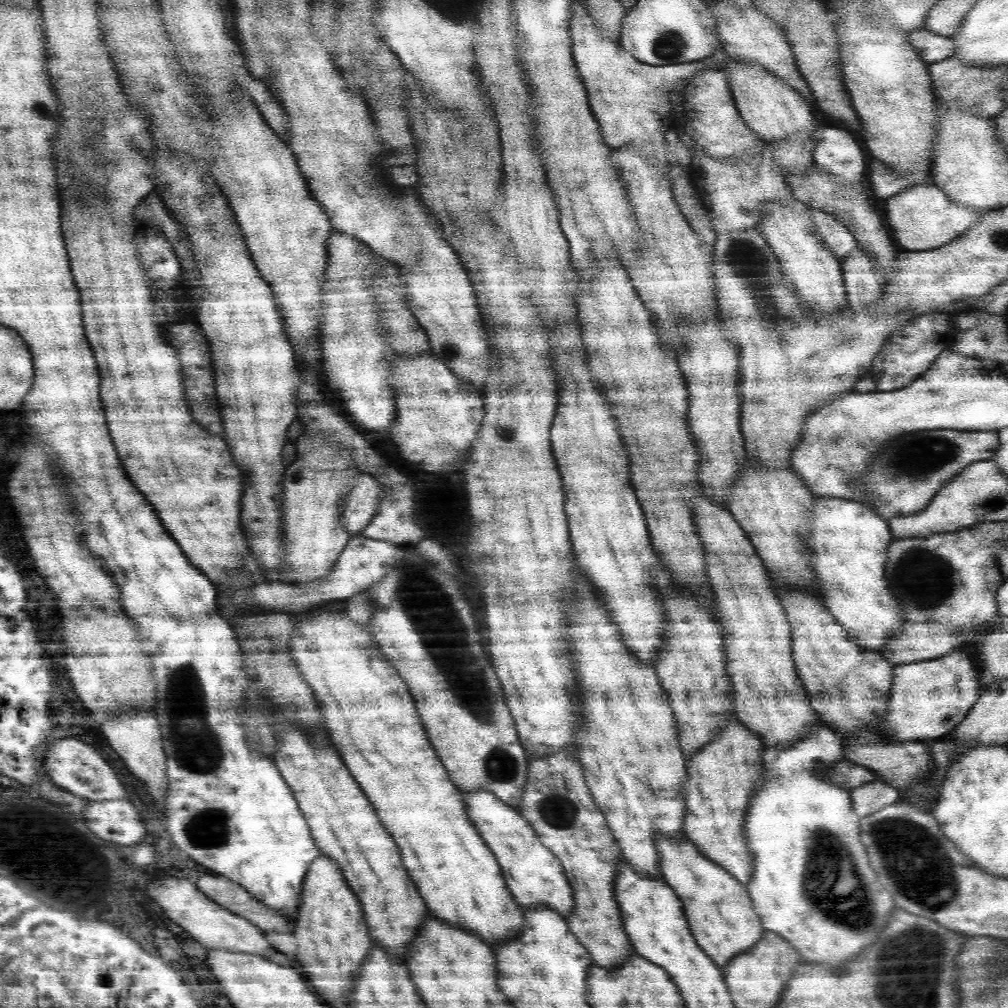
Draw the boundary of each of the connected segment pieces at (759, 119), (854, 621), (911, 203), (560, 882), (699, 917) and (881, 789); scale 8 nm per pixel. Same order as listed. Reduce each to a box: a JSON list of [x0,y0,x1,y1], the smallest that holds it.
[[722,58,813,143],[809,496,907,656],[884,185,987,250],[465,793,576,921],[654,836,765,968],[850,781,900,818]]

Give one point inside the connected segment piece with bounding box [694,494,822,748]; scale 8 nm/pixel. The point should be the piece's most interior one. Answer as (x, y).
(769, 699)

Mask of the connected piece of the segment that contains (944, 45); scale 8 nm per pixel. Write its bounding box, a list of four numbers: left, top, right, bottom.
[907,28,954,64]

